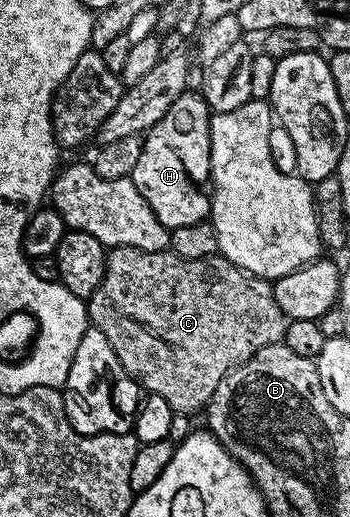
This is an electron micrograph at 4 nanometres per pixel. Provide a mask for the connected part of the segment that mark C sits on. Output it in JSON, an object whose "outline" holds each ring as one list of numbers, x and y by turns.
{"outline":[[112,247,106,252,104,281,88,301,88,319,108,337,120,365,138,382,143,392,159,395,175,413,193,416,209,403,216,385,260,349,286,337,287,317,276,305,271,280,250,275,222,254,185,259,173,251,141,251]]}

